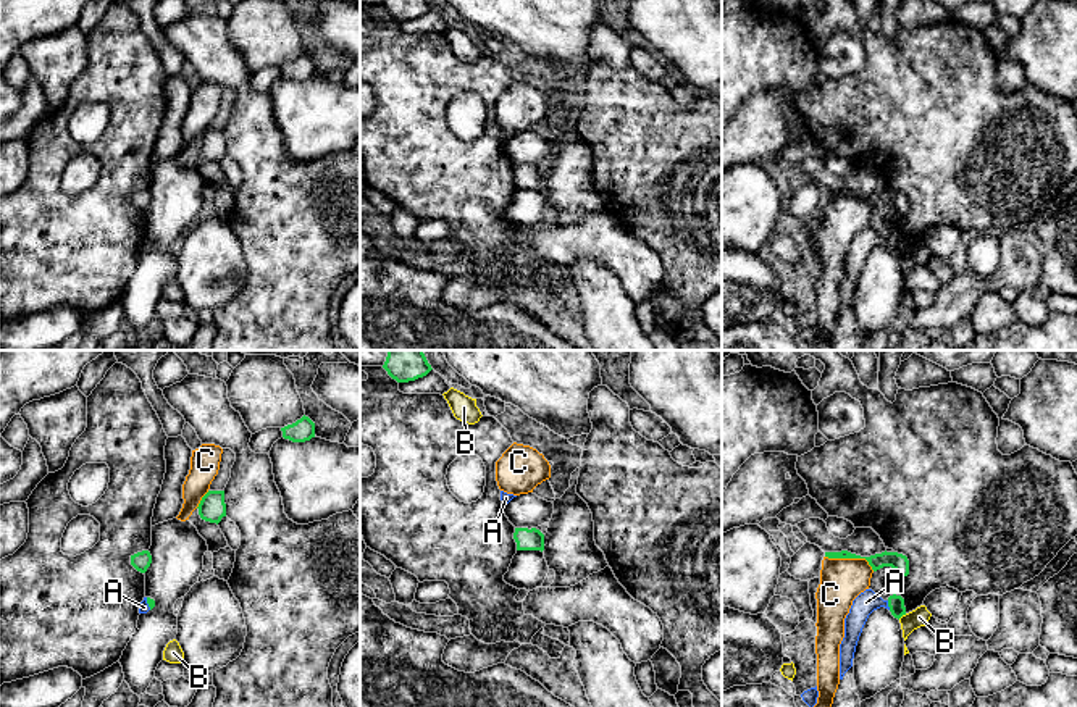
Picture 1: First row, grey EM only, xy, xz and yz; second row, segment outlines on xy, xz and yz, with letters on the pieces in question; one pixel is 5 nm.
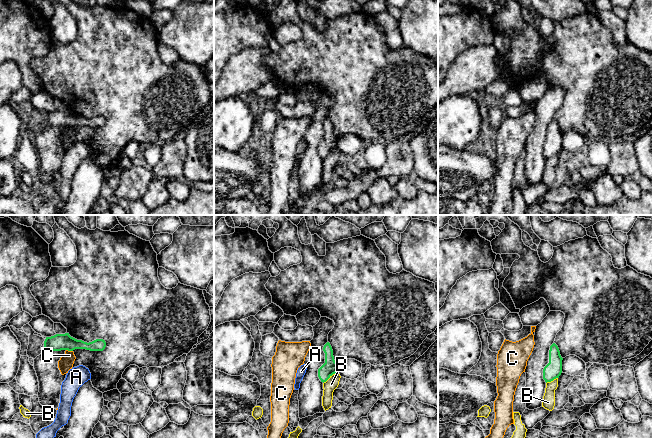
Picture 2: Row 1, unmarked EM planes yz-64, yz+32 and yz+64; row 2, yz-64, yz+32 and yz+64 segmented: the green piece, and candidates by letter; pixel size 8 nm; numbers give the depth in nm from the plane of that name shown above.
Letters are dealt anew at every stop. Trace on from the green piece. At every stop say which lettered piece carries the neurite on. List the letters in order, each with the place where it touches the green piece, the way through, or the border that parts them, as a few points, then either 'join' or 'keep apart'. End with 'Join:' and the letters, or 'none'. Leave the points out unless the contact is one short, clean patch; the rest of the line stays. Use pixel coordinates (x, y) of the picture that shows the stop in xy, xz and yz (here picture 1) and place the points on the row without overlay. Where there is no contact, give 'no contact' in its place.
A: meets green in yz at (888, 244); border along yz (887, 239), (890, 247); keep apart
B: meets green in yz at (901, 254); keep apart
C: meets green in yz at (851, 196); keep apart
Join: none

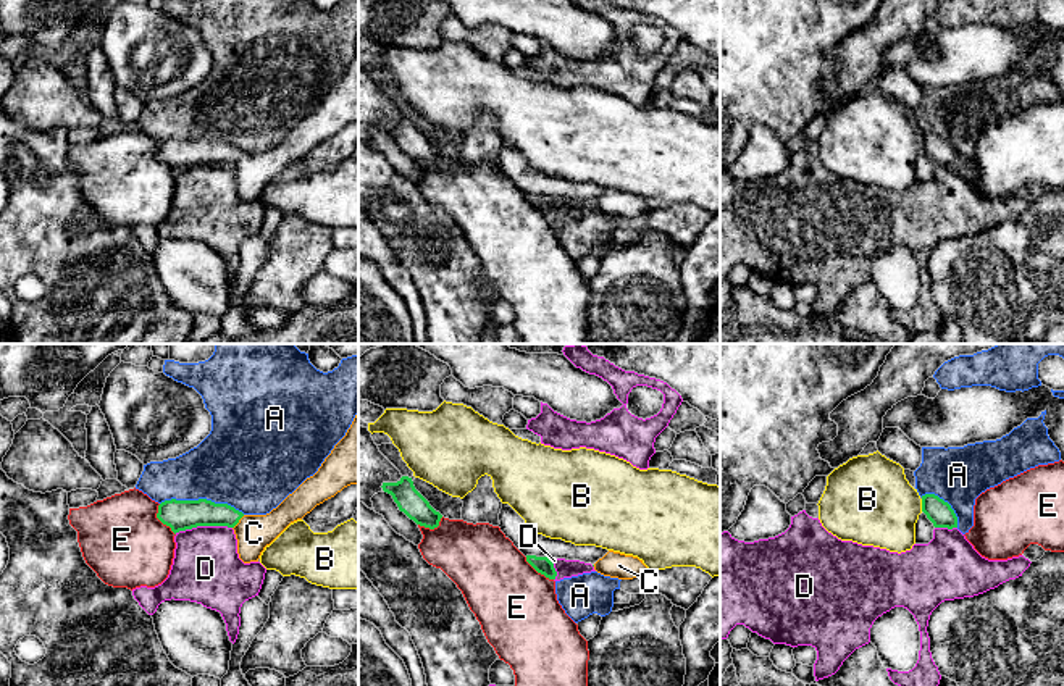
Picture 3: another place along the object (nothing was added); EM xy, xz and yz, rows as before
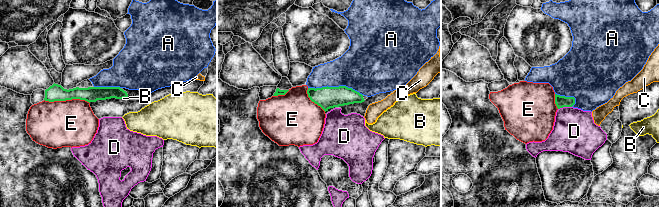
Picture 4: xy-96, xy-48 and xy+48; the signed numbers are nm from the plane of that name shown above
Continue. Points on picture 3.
A: meets green in xy at (202, 138); keep apart
B: meets green in yz at (922, 144); keep apart
C: meets green in xy at (238, 160); runs through xy (189, 152), (222, 152), (238, 160), (254, 171); join
D: meets green in xy at (202, 163); border along xy (231, 165), (192, 165), (175, 171); keep apart
E: meets green in xy at (160, 158); keep apart
Join: C

